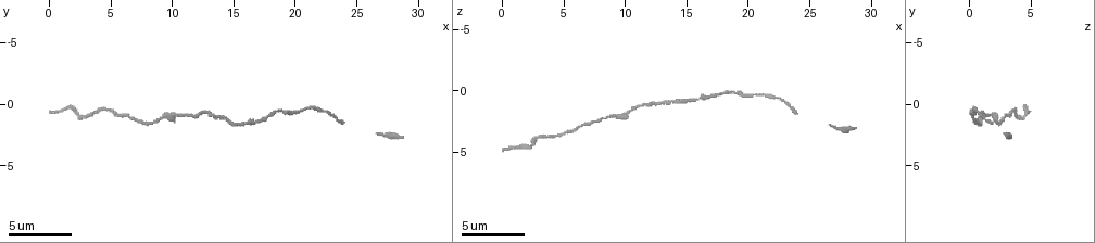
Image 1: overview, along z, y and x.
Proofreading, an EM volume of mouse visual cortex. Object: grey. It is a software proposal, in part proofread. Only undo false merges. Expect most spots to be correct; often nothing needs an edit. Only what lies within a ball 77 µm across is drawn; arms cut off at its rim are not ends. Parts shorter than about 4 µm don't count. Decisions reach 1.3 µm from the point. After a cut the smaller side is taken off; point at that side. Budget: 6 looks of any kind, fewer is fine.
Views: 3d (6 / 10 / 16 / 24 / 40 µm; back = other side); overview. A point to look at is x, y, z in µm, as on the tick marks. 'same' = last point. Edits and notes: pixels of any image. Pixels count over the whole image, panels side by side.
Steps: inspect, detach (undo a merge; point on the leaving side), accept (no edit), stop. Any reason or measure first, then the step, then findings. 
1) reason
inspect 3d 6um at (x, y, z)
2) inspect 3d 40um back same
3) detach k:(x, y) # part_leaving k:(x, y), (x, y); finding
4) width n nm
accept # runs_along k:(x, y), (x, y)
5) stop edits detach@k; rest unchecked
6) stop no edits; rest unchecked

a narrow waist
inspect 3d 10um at (20.8, 0.4, 0.4)

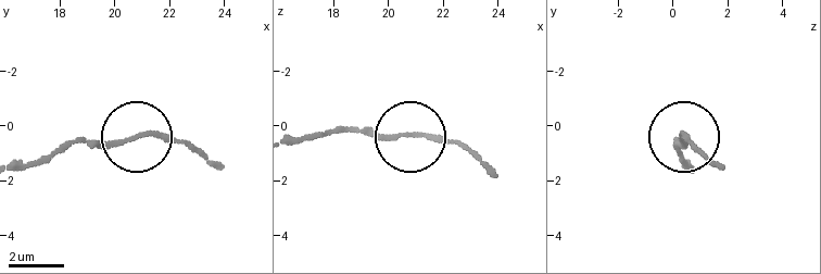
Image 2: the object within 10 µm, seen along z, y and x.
from behind
inspect 3d 10um back at (20.8, 0.4, 0.4)

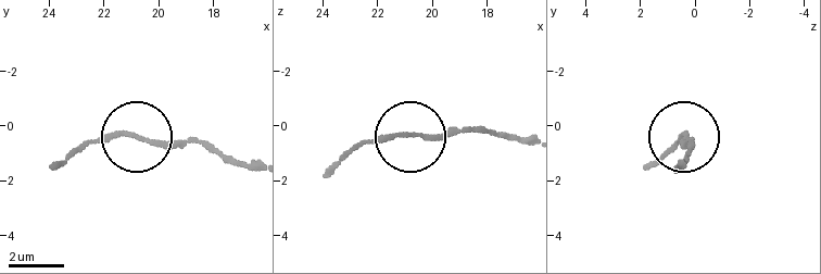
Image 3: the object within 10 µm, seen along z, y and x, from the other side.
width 150 nm
accept # runs_along 3:(523, 144), (482, 129), (454, 129), (351, 148); continuous, no second neuron

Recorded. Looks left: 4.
inspect 3d 6um at (14.4, 1.2, 1.0)

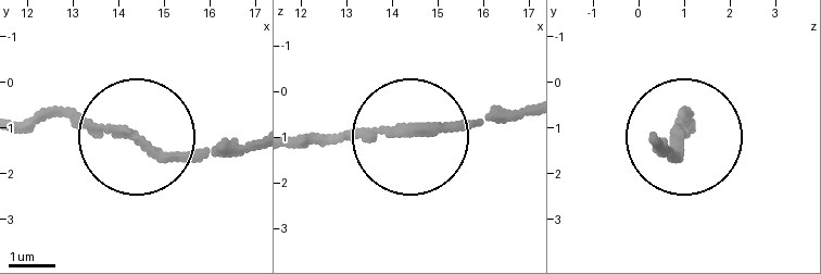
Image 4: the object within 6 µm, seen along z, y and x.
side_arm 17 um
accept # runs_along 4:(407, 132), (520, 120); one neuron here

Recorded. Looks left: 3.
thick turns thin
inspect 3d 10um at (8.8, 1.2, 2.2)

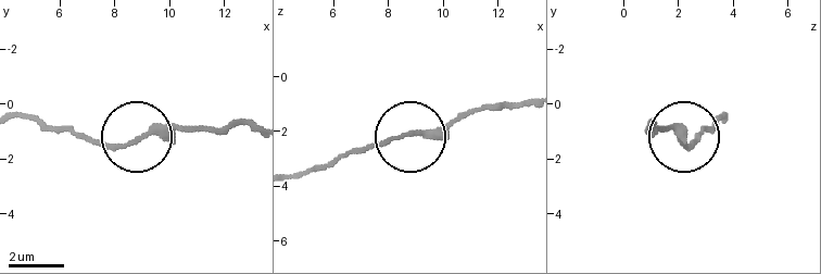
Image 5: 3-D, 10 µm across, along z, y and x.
width 180 nm
accept # runs_along 5:(527, 101), (478, 108), (442, 126), (393, 136), (326, 164); continuous, no second neuron

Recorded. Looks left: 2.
stop no edits; rest unchecked

